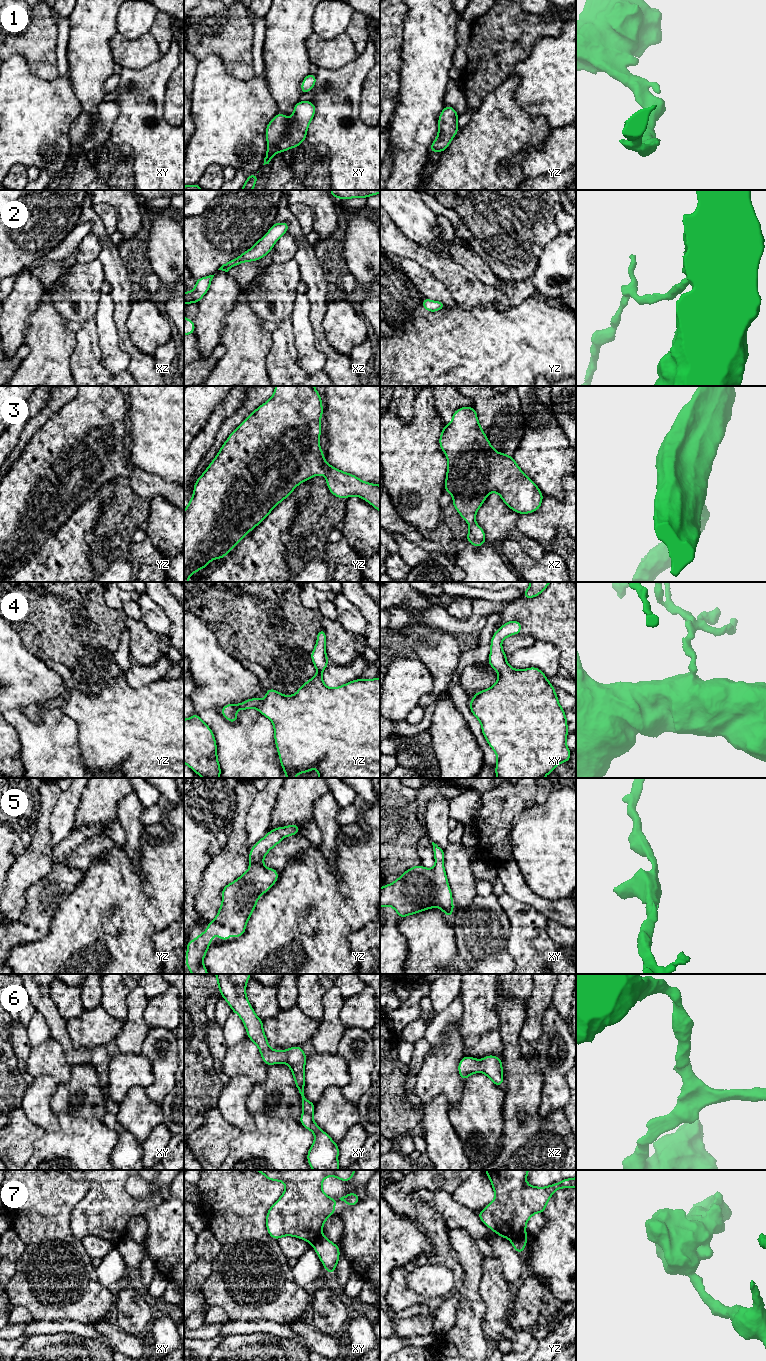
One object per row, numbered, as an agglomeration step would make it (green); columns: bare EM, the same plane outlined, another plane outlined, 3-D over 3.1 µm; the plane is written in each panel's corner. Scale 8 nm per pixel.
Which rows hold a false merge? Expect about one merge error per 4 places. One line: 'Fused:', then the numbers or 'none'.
Fused: 7

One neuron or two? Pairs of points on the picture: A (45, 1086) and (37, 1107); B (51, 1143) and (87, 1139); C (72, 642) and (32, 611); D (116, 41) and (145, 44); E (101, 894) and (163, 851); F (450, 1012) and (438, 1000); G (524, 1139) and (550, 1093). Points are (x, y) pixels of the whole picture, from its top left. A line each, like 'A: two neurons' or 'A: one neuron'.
A: one neuron
B: one neuron
C: one neuron
D: one neuron
E: one neuron
F: two neurons
G: two neurons

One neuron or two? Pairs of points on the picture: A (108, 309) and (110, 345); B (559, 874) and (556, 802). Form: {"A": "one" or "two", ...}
{"A": "one", "B": "one"}

